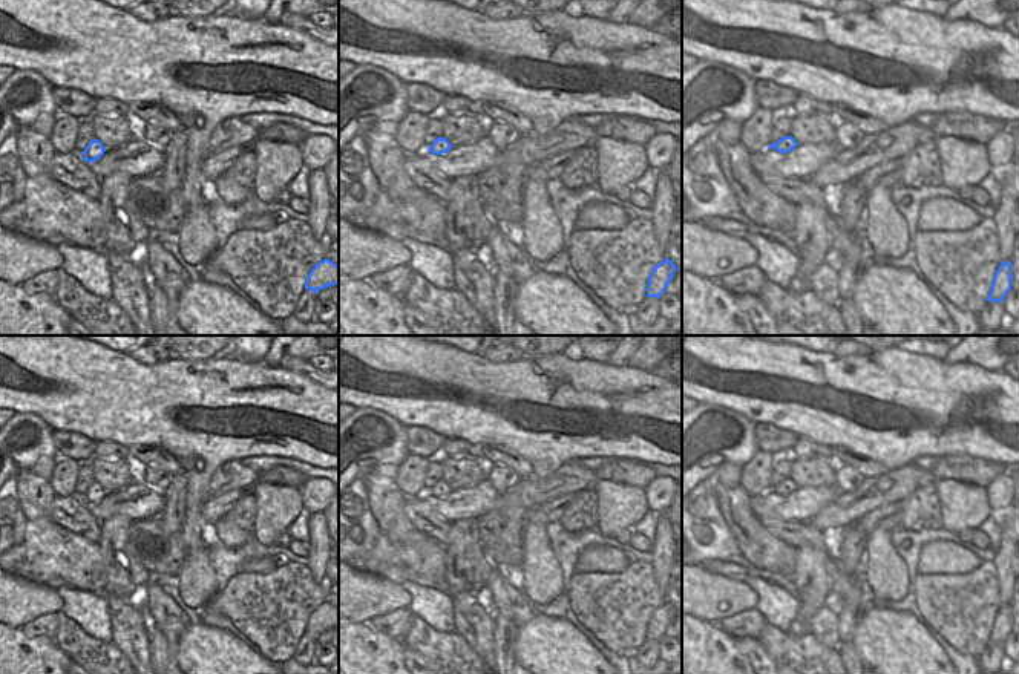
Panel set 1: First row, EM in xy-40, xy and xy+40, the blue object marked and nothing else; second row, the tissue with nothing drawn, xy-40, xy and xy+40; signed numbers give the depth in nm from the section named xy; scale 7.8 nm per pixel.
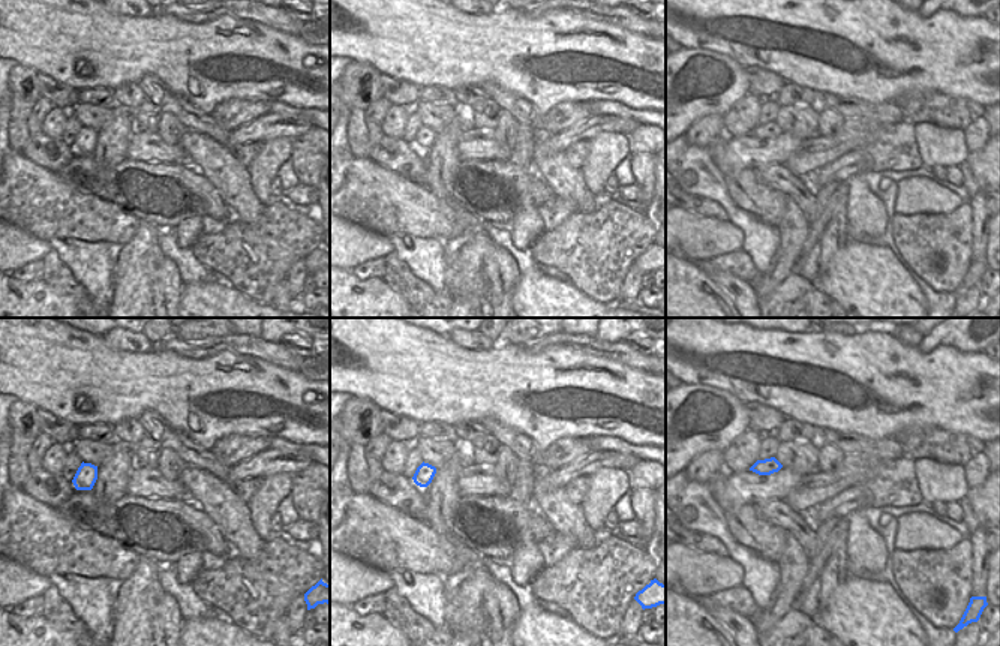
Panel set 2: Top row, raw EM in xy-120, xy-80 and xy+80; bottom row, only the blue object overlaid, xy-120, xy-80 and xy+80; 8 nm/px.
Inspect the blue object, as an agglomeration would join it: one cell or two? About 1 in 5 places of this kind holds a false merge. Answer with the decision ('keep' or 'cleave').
keep

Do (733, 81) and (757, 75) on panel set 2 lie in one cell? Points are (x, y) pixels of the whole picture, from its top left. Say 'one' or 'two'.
two

